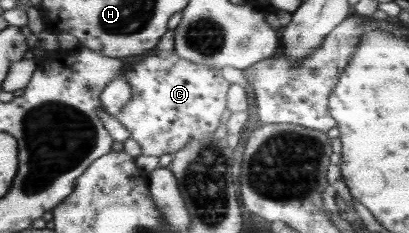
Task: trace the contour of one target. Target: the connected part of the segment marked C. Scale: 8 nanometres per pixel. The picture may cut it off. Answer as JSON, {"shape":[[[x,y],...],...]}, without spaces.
{"shape":[[[174,51],[159,56],[148,56],[132,68],[128,68],[128,72],[122,76],[128,79],[132,87],[131,100],[122,108],[117,118],[120,124],[130,131],[130,138],[138,142],[142,154],[146,156],[174,154],[191,140],[200,140],[213,134],[216,130],[216,122],[220,124],[222,114],[226,110],[228,82],[222,76],[218,76],[218,70],[212,70],[206,65],[198,65],[183,57],[179,58]]]}

